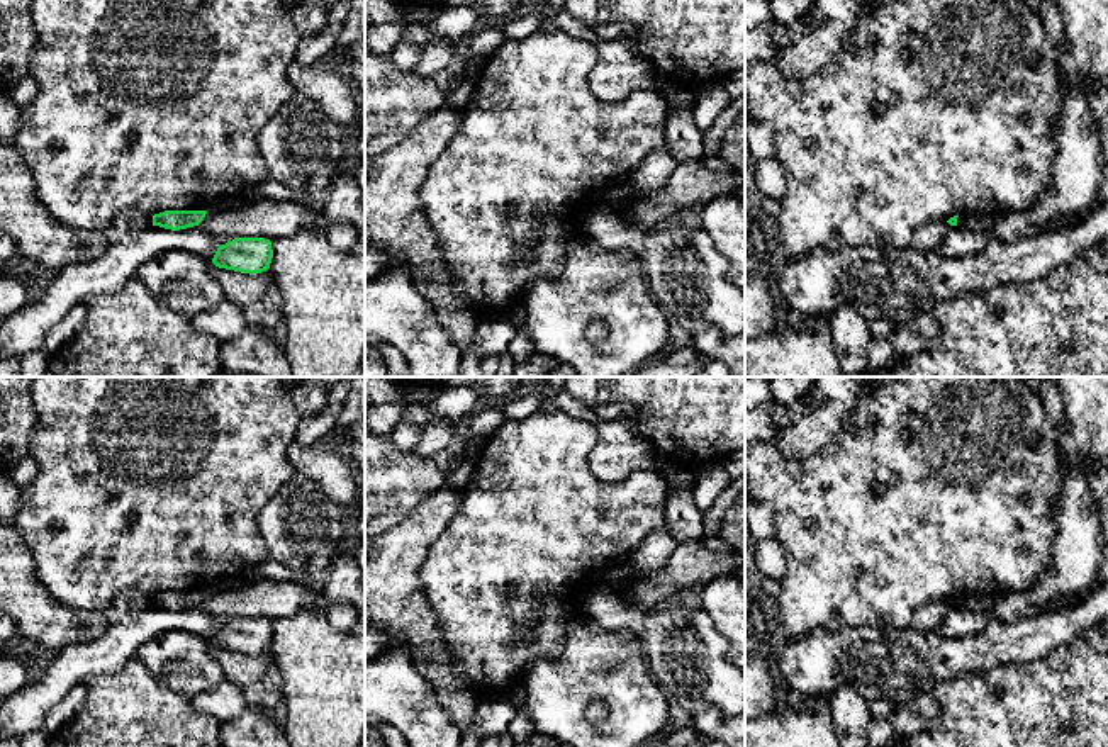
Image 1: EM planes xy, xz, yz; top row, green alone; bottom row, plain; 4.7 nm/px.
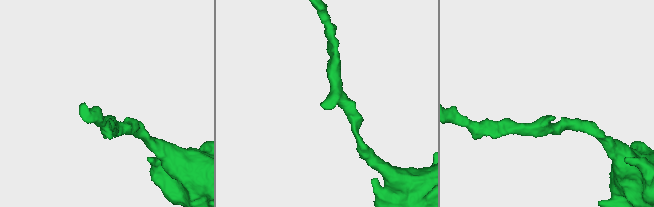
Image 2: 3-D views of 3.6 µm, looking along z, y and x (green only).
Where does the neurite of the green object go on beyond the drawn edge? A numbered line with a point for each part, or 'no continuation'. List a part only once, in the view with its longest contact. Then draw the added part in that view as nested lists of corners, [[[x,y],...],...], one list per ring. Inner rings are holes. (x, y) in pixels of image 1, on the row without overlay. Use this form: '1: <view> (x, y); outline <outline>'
no continuation

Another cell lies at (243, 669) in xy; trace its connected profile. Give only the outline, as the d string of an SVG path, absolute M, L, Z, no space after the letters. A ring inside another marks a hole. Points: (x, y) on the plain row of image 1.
M214 645L212 655L219 660L224 677L243 689L263 677L266 669L273 664L270 649L261 654L249 655Z

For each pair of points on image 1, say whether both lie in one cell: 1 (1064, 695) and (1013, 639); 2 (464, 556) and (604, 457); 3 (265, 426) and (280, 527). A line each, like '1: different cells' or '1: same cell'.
1: different cells
2: different cells
3: different cells

